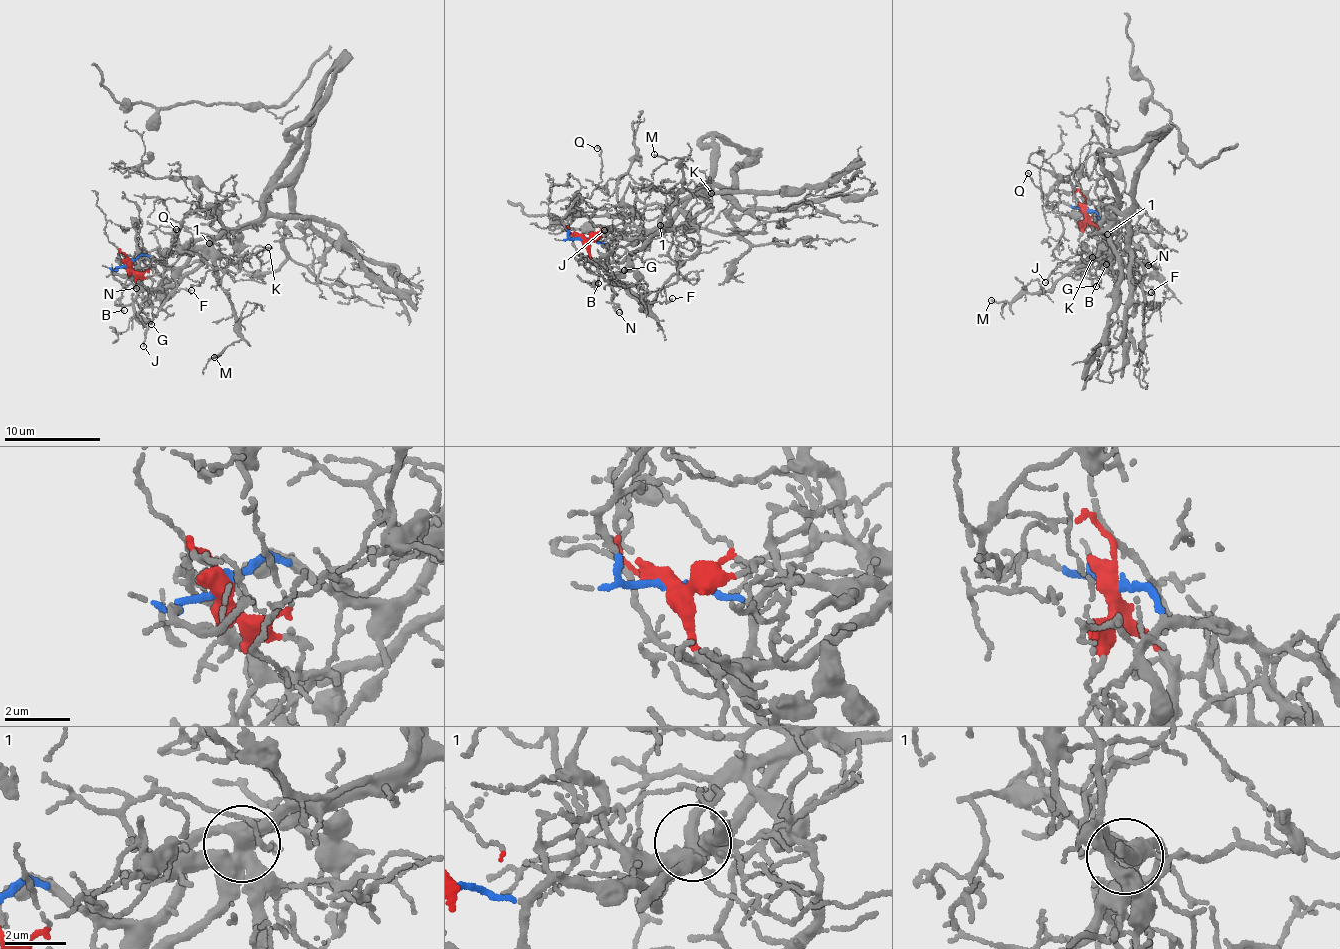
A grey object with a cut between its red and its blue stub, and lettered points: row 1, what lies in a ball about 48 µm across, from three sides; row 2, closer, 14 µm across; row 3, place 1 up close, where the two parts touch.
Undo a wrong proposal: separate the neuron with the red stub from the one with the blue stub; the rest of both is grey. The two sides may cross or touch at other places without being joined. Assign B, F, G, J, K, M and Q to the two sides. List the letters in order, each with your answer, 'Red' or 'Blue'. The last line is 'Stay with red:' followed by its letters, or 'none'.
B: Red
F: Red
G: Red
J: Red
K: Red
M: Blue
Q: Blue
Stay with red: B, F, G, J, K

